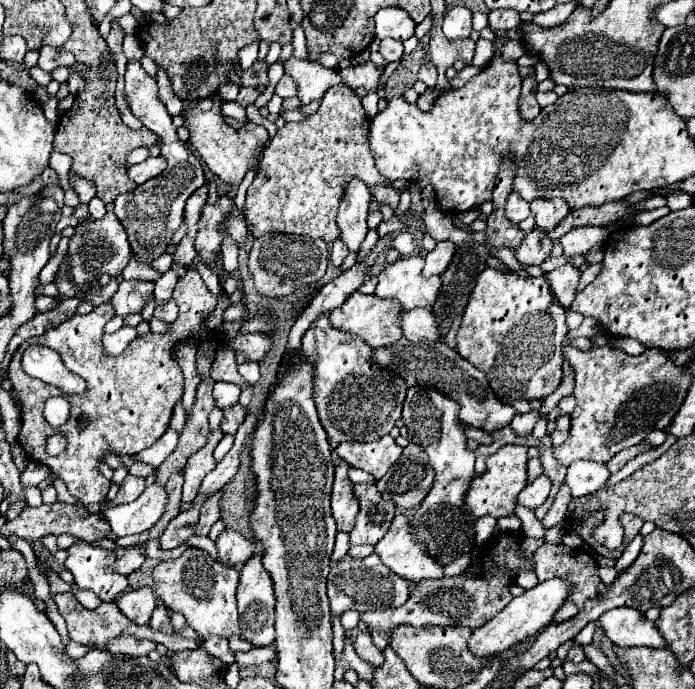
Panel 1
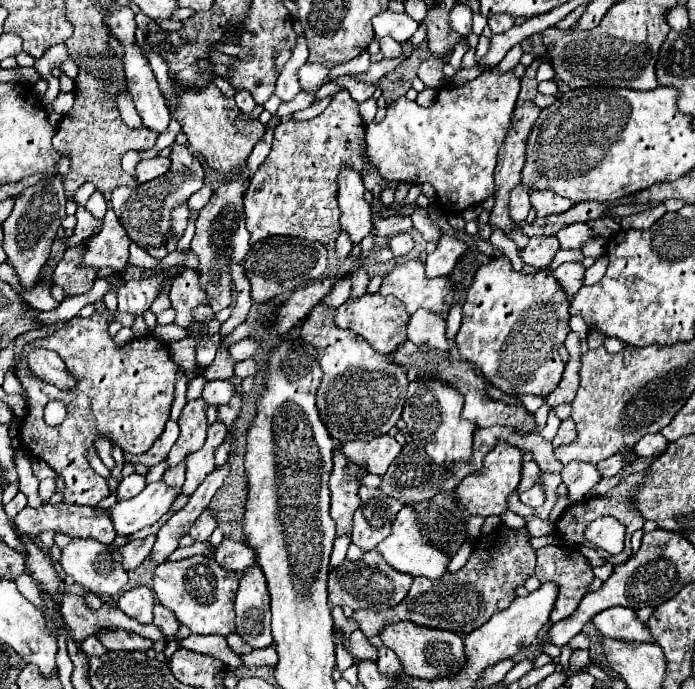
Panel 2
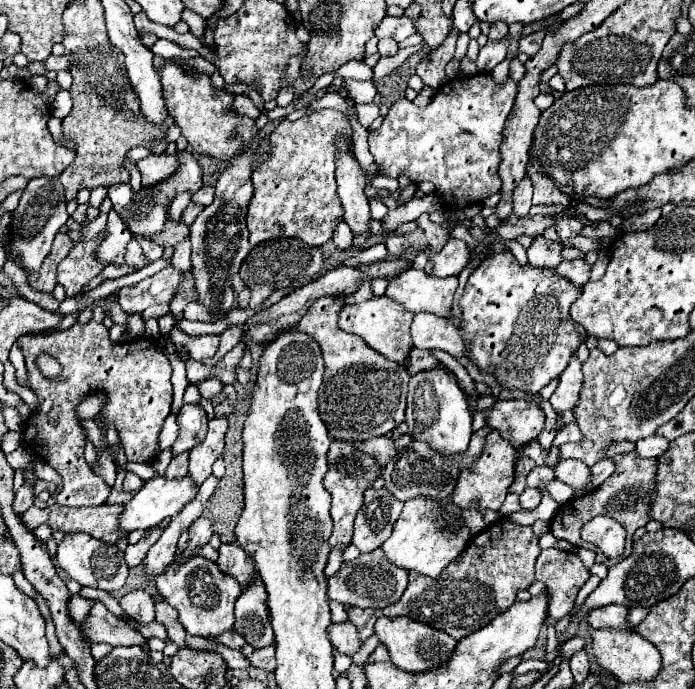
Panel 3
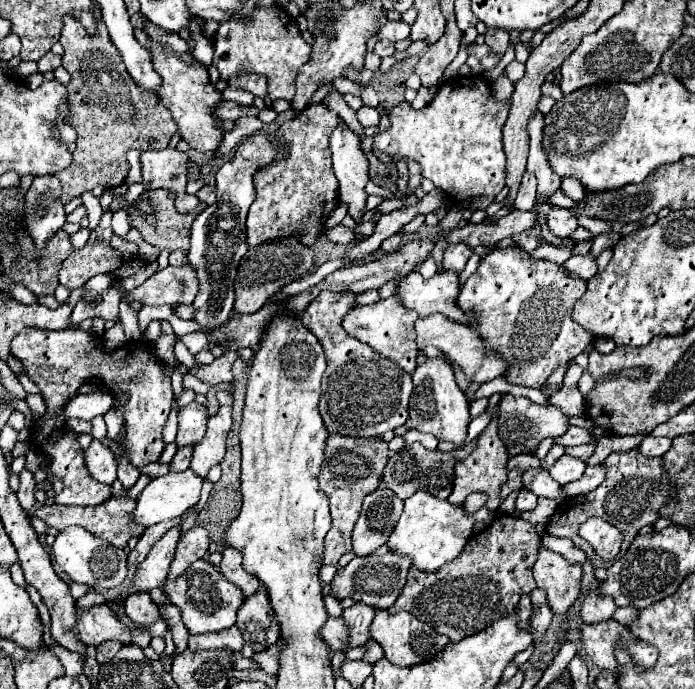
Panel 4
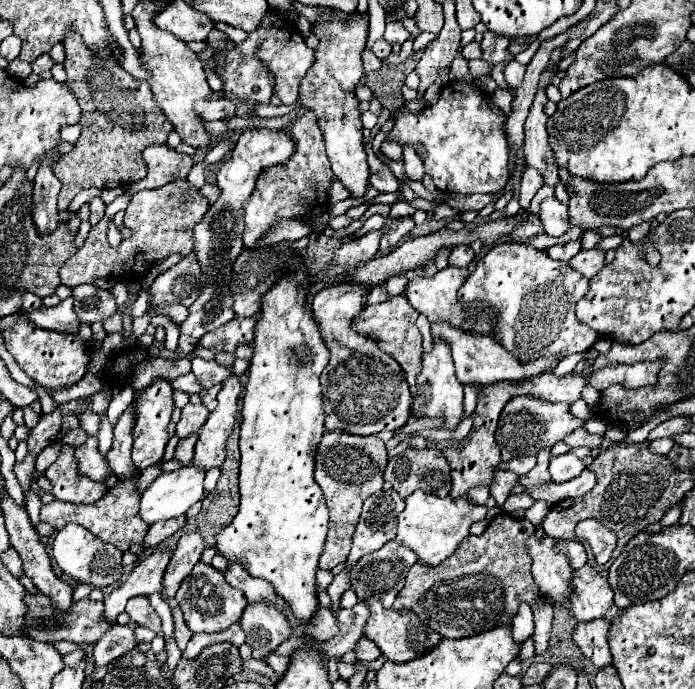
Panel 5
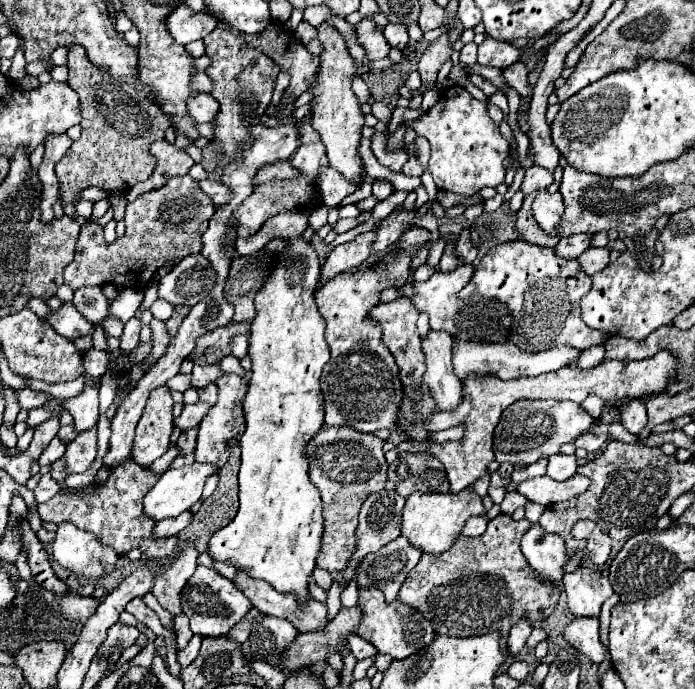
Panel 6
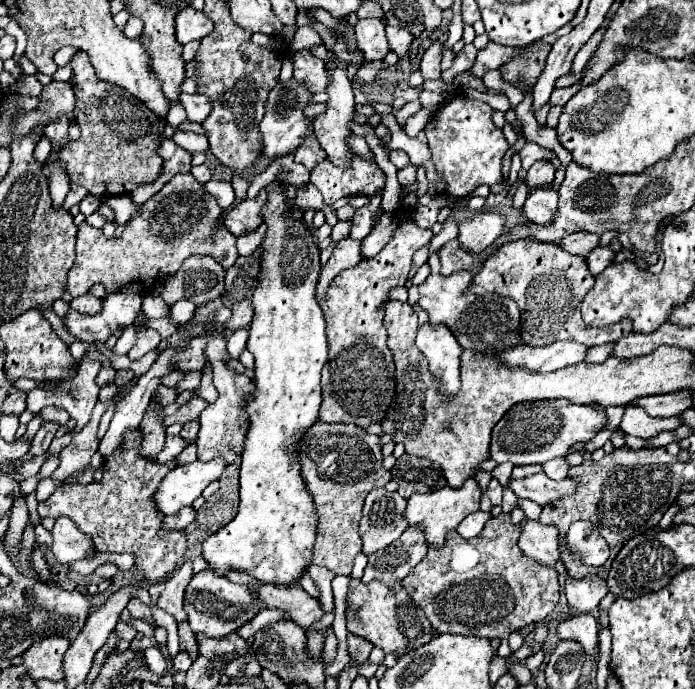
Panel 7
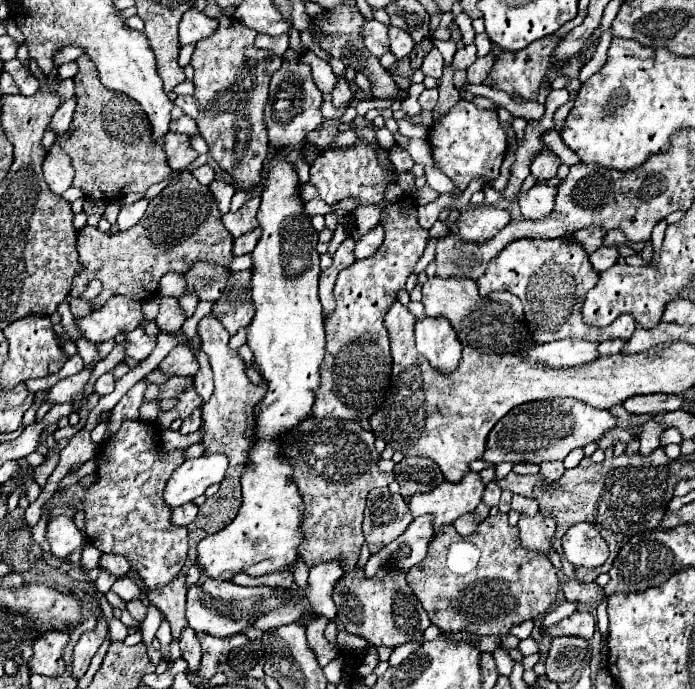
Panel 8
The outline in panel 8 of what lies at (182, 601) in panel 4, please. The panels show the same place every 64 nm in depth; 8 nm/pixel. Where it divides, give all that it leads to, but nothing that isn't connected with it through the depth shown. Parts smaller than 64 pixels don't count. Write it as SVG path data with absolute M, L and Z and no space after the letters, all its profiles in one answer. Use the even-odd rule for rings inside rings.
M206 580L200 586L190 586L188 590L188 606L186 606L186 620L188 626L194 632L208 632L212 636L224 638L224 636L234 636L250 628L250 620L268 614L270 610L286 604L286 598L276 594L278 588L270 586L238 586L234 582L222 582L222 580Z

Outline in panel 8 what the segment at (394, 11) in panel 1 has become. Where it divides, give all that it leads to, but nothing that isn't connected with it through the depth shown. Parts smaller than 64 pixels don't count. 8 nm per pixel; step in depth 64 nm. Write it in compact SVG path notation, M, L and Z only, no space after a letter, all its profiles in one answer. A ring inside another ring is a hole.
M390 26L388 28L388 38L390 38L390 52L396 58L404 58L414 48L414 40L408 36L408 32L404 32L400 28Z

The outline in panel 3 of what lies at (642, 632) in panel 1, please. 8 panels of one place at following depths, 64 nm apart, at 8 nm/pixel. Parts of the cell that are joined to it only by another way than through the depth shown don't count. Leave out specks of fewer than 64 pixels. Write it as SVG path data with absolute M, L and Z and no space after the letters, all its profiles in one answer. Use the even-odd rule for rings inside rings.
M608 604L608 606L588 610L586 620L592 628L628 628L628 630L632 630L626 622L626 614L628 614L628 610L624 606Z

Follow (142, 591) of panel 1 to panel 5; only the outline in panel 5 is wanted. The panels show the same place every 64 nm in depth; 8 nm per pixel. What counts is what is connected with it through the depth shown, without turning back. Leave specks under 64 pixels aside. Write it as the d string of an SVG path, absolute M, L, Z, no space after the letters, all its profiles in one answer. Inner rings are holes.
M136 596L136 598L128 600L126 612L128 612L128 616L132 618L134 624L146 626L146 628L150 628L150 630L154 630L156 634L164 637L162 628L160 628L160 618L158 618L158 614L154 612L154 608L150 606L150 602L148 602L146 596Z

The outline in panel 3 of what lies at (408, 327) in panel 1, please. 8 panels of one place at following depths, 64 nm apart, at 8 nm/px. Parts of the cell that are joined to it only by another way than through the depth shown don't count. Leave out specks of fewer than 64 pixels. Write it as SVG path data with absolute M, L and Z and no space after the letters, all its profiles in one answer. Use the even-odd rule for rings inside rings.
M420 312L414 316L412 342L416 348L428 348L428 350L440 348L458 360L460 358L470 360L460 326L454 326L446 318L440 318L436 314Z

